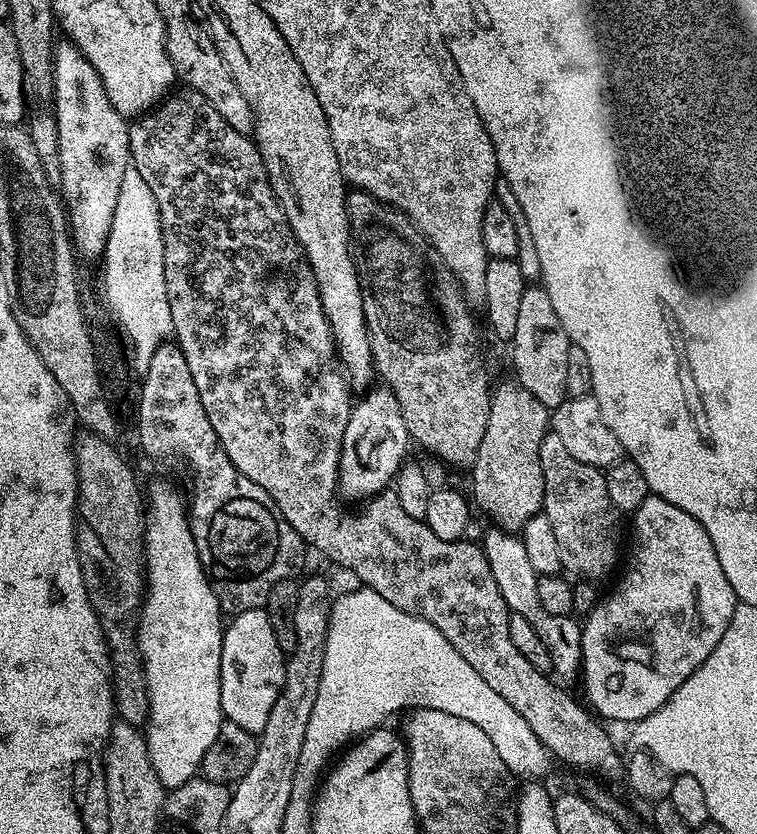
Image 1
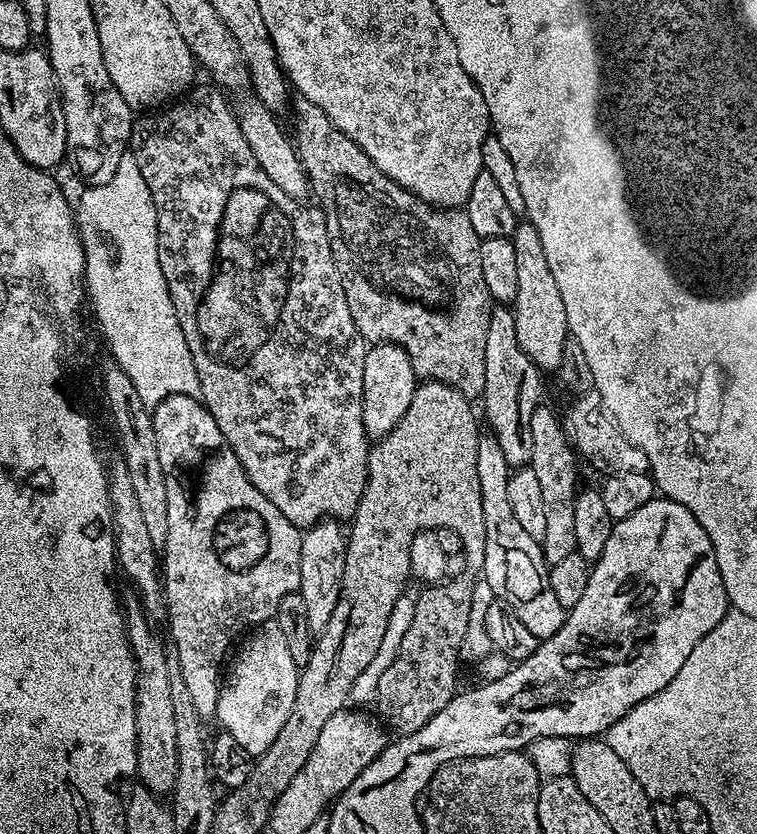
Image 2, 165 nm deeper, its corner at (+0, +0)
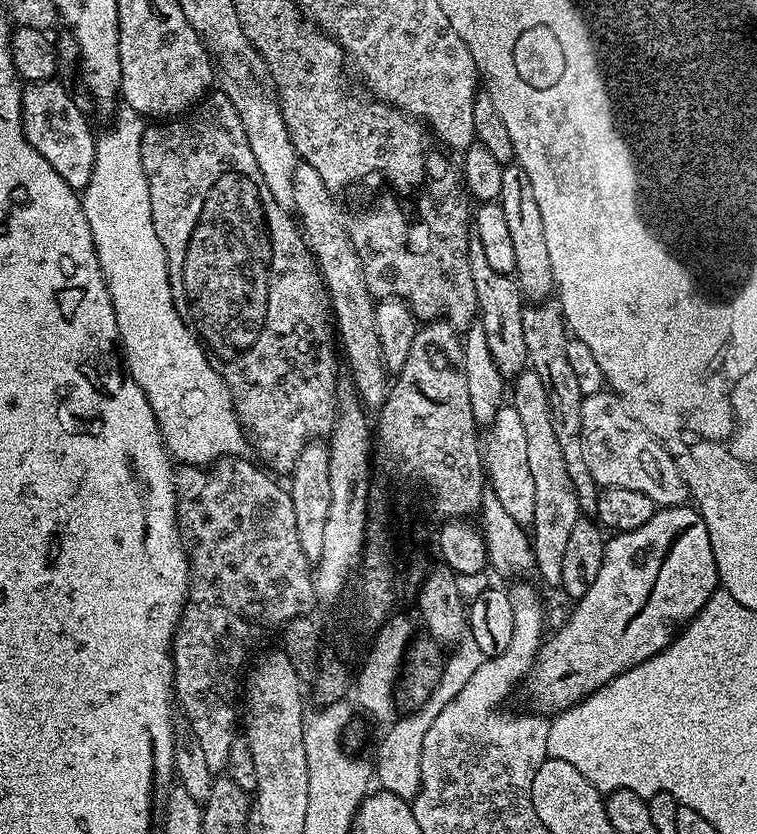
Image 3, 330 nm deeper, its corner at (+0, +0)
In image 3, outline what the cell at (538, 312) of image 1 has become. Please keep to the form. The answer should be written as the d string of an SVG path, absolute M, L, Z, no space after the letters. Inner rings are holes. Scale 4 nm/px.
M518 163L505 164L502 170L502 194L498 203L506 213L506 226L514 245L516 270L514 279L520 291L529 301L544 302L553 295L556 279L550 266L550 250L546 246L546 230L542 226L542 213L534 199L534 185L526 175L526 170Z

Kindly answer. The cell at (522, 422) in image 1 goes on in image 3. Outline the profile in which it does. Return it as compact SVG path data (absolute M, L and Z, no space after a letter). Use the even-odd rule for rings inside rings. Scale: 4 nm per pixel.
M474 238L468 242L470 274L474 277L474 294L478 294L480 307L478 322L486 330L486 342L490 345L490 354L498 365L498 370L505 378L515 378L529 367L525 343L525 331L522 330L523 312L526 307L525 297L519 284L512 276L498 274L490 267L486 254L482 254L482 242Z

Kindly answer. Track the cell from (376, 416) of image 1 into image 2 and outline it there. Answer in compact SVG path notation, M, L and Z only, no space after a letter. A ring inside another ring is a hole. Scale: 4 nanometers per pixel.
M372 344L366 354L362 382L362 426L372 438L390 434L402 414L410 410L410 398L414 398L418 387L418 377L406 350L396 344Z

